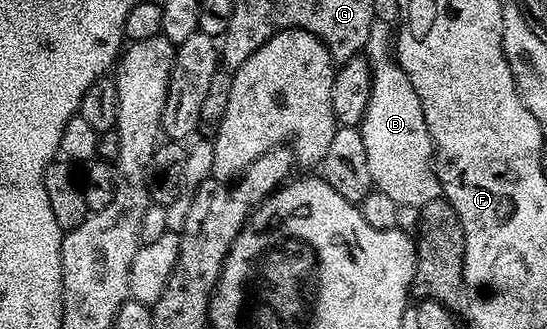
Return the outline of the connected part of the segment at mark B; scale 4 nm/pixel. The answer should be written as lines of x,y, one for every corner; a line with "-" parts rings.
381,56
381,64
373,70
373,85
369,91
369,101
363,115
360,117
359,127
363,138
363,147
367,150
367,166
371,166
371,178
376,191
387,194
387,198
395,198
399,206
405,204
413,210
421,205
438,199
441,196
441,184
437,180
435,171
435,153
433,139
429,136
427,122
423,110
419,106
419,94
411,86
407,74
398,66
397,61
385,64
385,56

